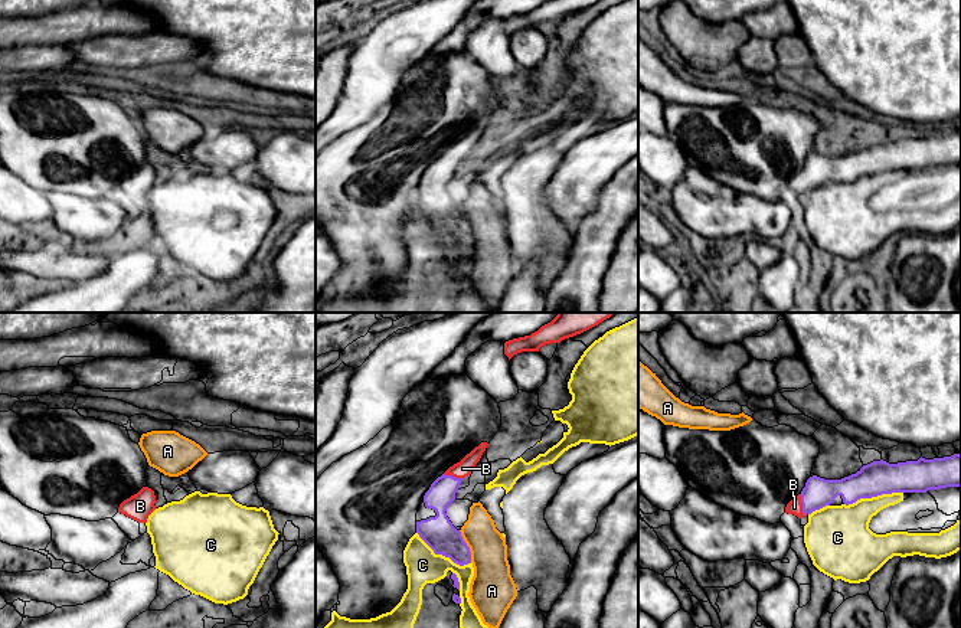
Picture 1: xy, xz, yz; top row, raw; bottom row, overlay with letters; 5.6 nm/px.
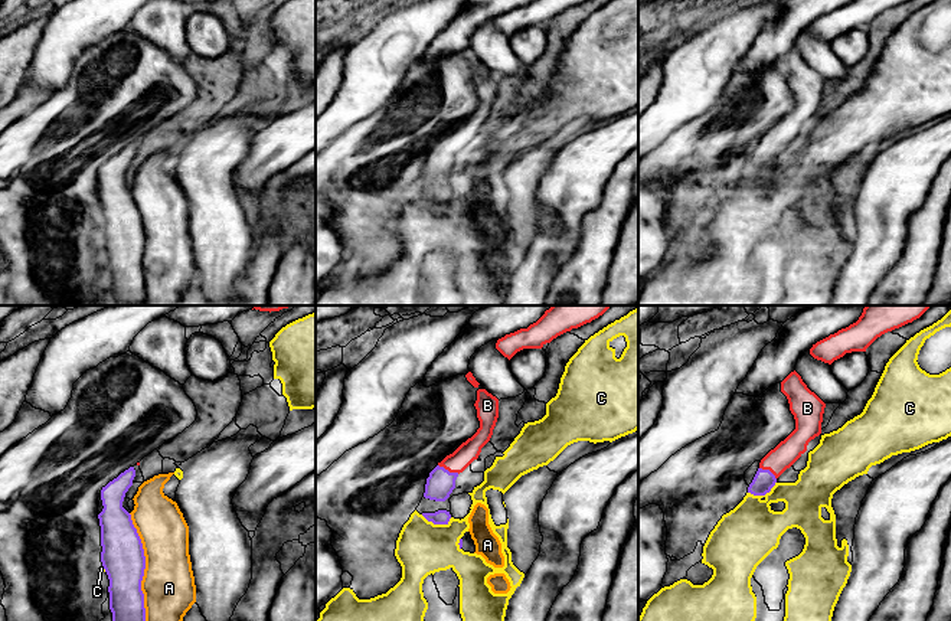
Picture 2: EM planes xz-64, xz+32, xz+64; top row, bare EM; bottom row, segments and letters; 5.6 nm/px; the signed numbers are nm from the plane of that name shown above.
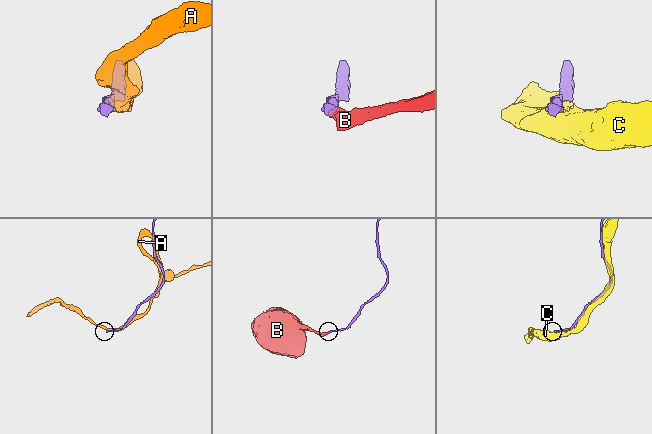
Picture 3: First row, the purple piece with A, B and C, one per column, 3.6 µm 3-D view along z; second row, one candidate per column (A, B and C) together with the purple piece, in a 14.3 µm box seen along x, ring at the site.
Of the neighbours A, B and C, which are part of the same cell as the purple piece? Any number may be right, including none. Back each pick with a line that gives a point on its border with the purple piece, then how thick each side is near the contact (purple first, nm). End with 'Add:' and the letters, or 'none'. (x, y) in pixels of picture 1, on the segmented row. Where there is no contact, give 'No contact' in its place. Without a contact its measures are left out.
B: Touches purple at yz (801, 503). Thickness 160 nm (purple) against 80 nm
Add: B

